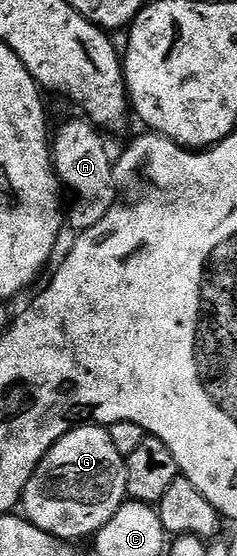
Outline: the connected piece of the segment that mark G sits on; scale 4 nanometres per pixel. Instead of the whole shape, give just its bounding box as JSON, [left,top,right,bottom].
[20,424,127,540]

